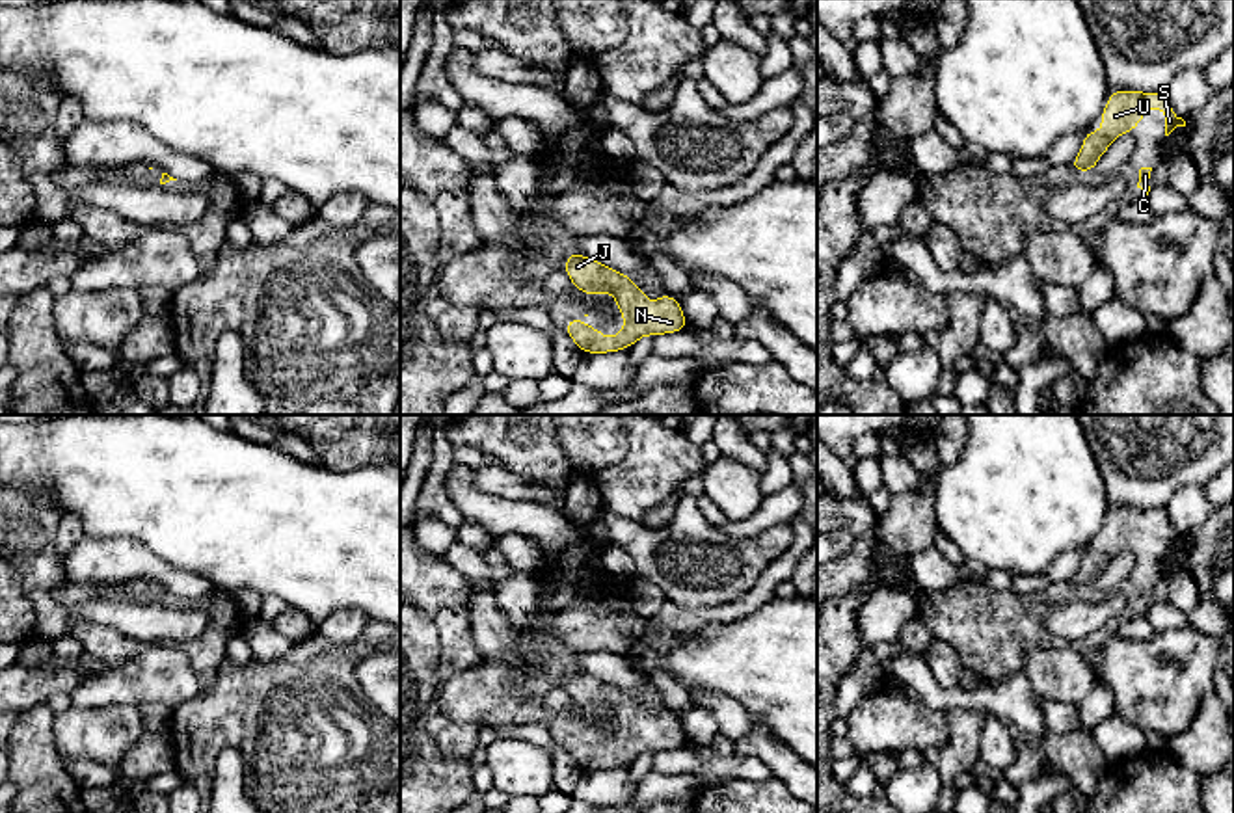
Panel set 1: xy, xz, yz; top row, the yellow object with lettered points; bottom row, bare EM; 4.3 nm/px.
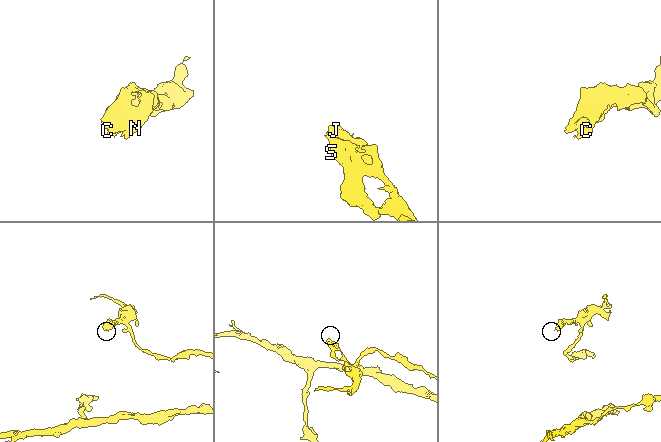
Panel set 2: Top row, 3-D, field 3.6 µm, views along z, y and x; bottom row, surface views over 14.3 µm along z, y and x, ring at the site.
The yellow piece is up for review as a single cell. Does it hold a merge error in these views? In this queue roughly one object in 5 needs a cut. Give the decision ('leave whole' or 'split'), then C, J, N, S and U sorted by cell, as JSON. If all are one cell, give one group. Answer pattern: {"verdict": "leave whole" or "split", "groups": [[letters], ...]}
{"verdict": "leave whole", "groups": [["C", "J", "N", "S", "U"]]}

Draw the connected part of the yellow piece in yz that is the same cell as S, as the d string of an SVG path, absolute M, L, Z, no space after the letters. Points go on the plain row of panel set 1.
M1119 506L1109 508L1107 517L1107 523L1098 532L1098 538L1106 541L1106 547L1085 547L1081 566L1068 584L1074 590L1094 590L1096 579L1109 562L1124 549L1137 547L1141 534L1150 525L1160 525L1165 530L1165 553L1169 553L1176 543L1186 543L1186 538L1173 526L1165 508L1143 510Z

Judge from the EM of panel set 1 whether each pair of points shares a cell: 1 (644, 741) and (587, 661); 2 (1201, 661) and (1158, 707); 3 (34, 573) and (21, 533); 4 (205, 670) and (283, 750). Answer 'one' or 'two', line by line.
1: two
2: one
3: one
4: two

